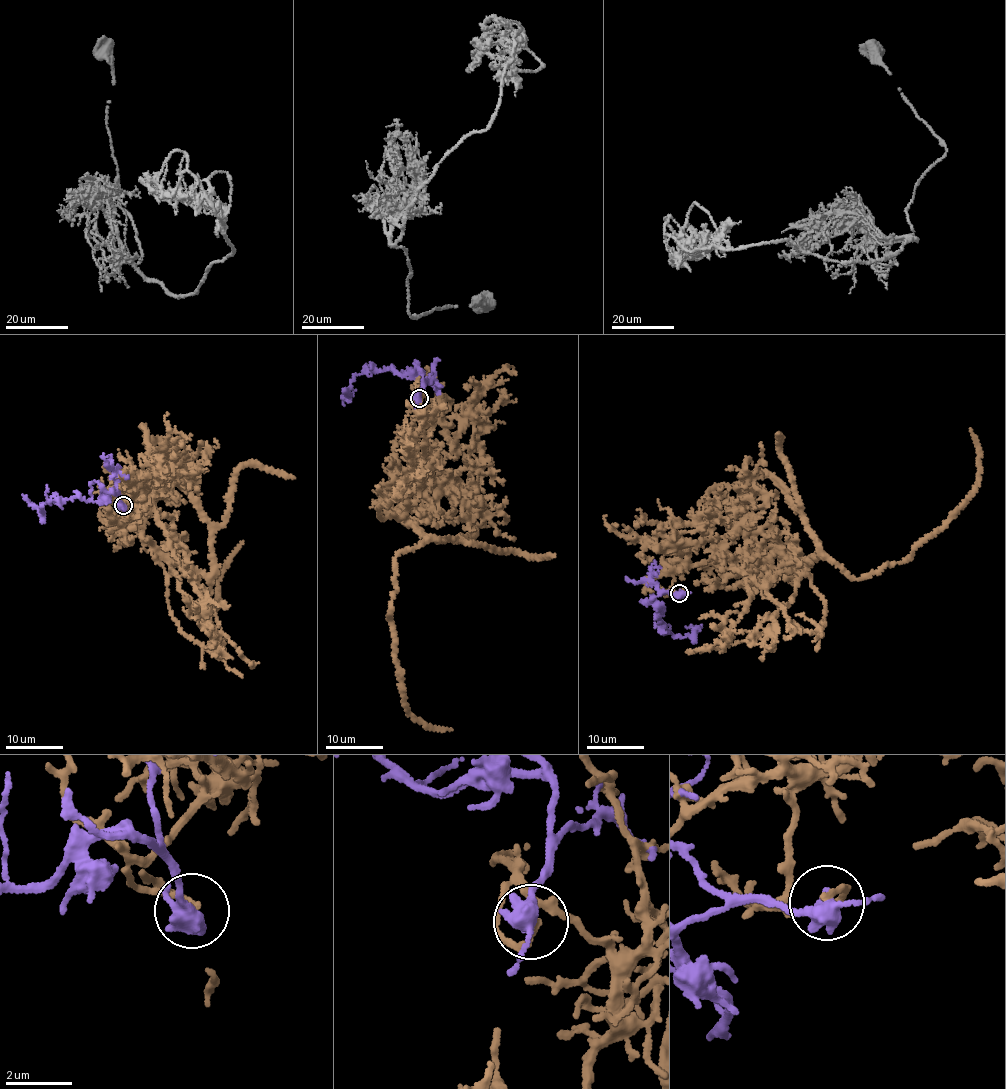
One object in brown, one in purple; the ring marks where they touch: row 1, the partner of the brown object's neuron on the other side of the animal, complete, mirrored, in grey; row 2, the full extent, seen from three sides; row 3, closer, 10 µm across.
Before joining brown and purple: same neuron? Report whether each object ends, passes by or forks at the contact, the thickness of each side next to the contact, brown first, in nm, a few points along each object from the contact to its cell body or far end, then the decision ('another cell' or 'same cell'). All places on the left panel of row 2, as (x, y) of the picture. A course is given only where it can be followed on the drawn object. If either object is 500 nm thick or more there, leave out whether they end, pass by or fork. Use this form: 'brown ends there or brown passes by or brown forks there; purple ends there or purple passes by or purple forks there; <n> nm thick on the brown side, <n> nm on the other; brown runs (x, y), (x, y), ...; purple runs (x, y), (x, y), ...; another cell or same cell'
brown ends there; purple forks there; 170 nm thick on the brown side, 400 nm on the other; brown runs (124, 506), (113, 497), (127, 484), (141, 532), (208, 581), (198, 613), (208, 623), (242, 541); purple runs (124, 506), (116, 492), (102, 494), (94, 502), (75, 497), (43, 504), (43, 513), (22, 494); another cell

